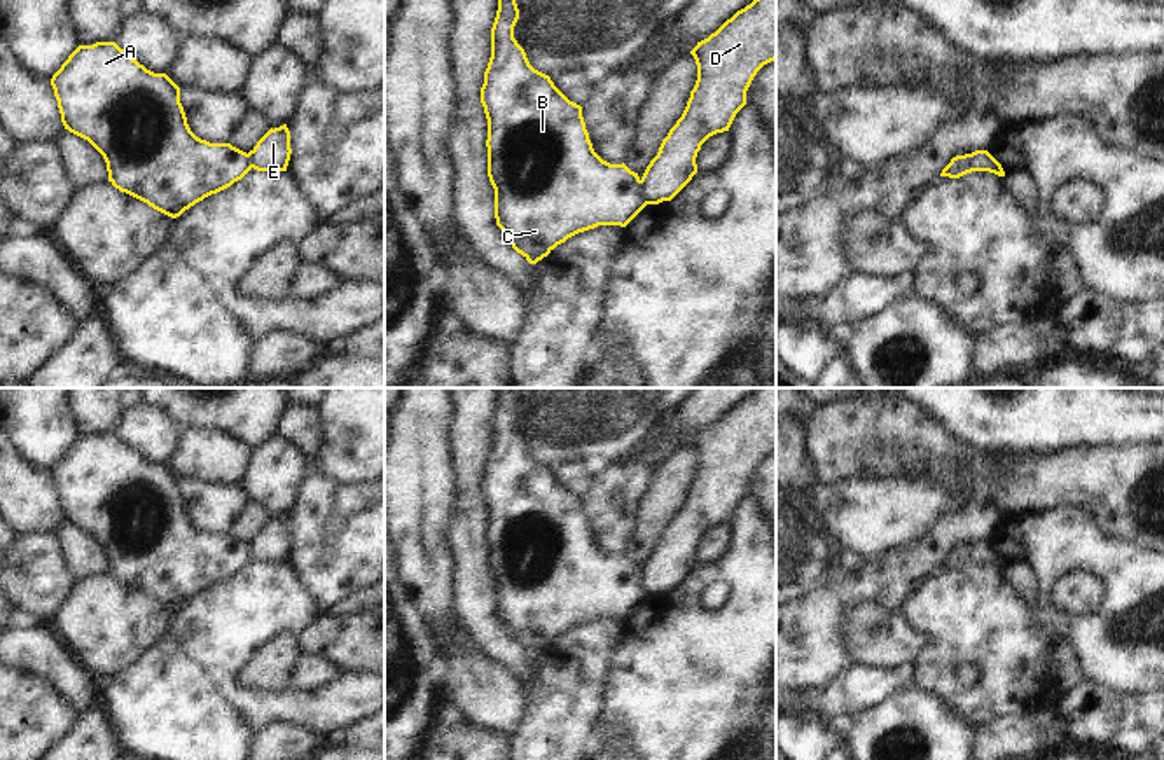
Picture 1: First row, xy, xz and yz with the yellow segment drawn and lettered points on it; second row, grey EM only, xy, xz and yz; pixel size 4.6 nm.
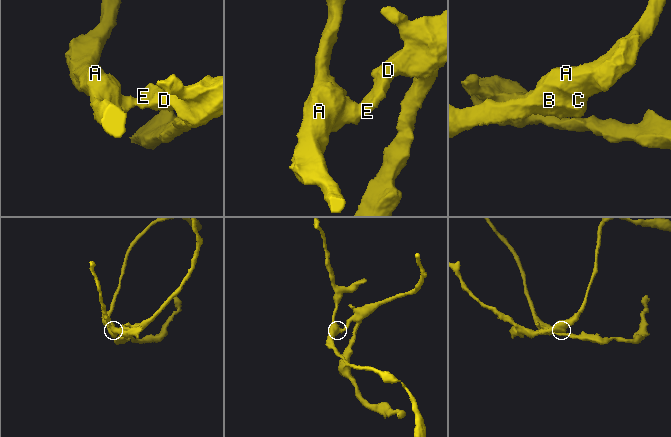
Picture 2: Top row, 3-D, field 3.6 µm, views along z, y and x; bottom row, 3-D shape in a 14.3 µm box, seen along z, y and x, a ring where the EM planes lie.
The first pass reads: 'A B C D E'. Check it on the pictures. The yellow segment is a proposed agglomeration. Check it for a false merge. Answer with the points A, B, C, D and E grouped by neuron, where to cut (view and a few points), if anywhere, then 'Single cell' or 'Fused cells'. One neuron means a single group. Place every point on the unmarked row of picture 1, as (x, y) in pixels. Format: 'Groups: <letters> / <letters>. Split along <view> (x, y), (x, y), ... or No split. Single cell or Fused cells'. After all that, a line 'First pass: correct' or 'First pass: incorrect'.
Groups: A B C / D E. Split along xz (638, 572), (638, 580), (647, 594). Fused cells.
First pass: incorrect

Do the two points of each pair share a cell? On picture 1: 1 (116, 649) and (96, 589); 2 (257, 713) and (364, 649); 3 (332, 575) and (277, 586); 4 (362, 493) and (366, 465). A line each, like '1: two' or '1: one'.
1: one
2: two
3: two
4: two

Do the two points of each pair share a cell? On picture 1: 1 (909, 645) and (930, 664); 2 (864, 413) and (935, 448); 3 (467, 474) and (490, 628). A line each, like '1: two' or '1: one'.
1: two
2: one
3: one

